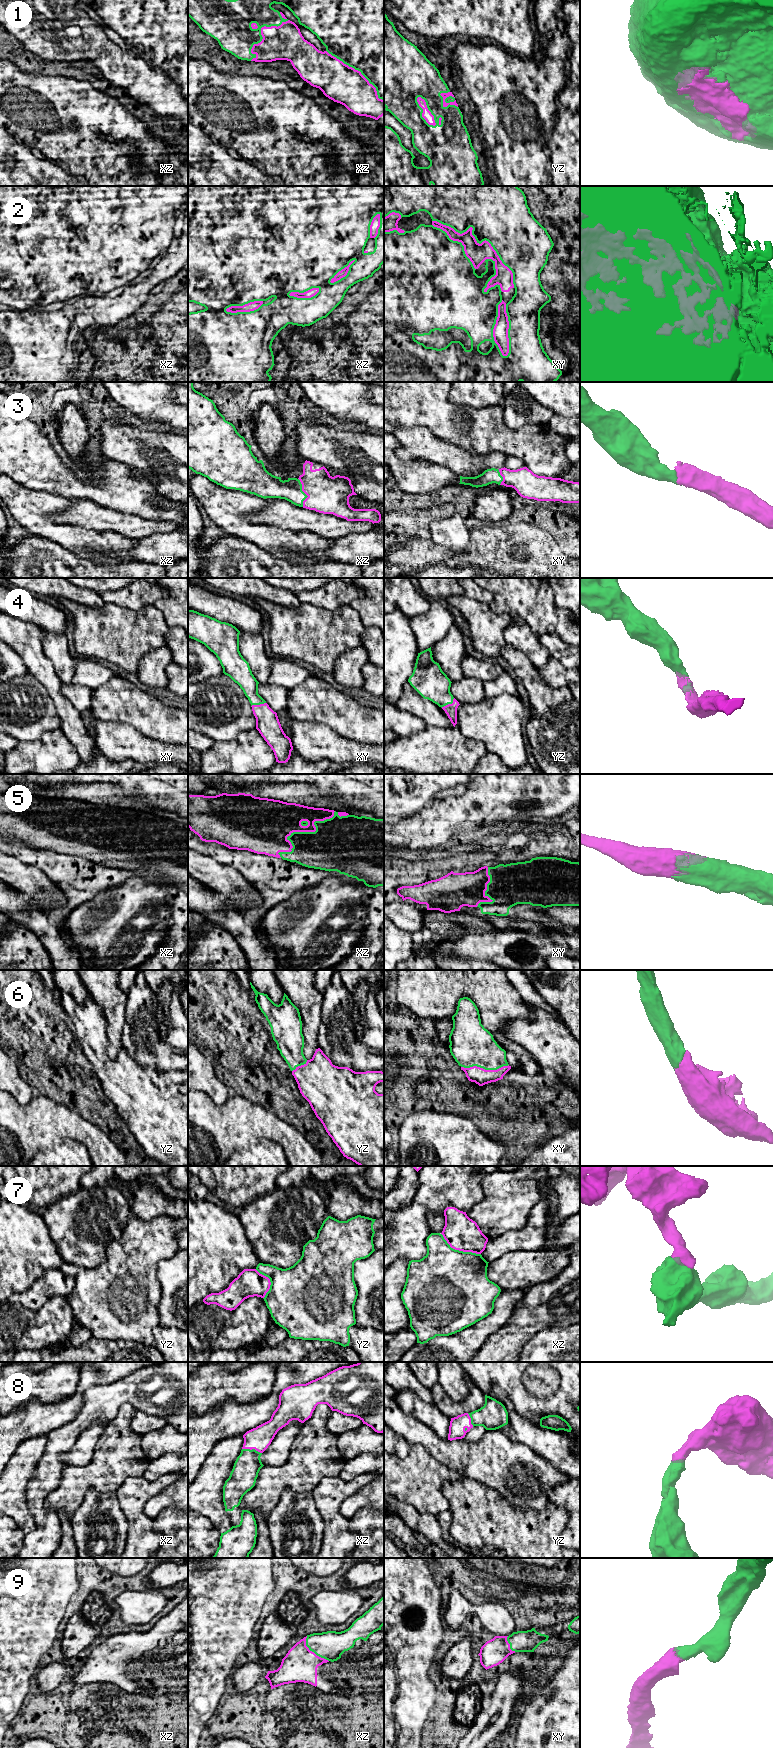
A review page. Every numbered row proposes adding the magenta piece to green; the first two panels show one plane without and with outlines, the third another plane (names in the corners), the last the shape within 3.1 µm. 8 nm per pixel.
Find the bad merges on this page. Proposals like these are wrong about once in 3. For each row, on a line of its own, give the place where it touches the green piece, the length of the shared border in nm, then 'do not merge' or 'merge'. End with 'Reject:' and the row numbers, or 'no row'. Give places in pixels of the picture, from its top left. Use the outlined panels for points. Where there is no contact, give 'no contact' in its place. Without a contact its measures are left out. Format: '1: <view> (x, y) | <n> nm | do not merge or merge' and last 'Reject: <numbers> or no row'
1: xz (260, 30) | 460 nm | merge
2: xy (479, 243) | 850 nm | merge
3: xz (303, 492) | 240 nm | merge
4: yz (448, 703) | 130 nm | merge
5: xz (302, 832) | 600 nm | merge
6: xy (484, 1068) | 380 nm | merge
7: xz (458, 1250) | 360 nm | do not merge
8: xz (252, 1449) | 170 nm | merge
9: xz (312, 1651) | 280 nm | merge
Reject: 7

